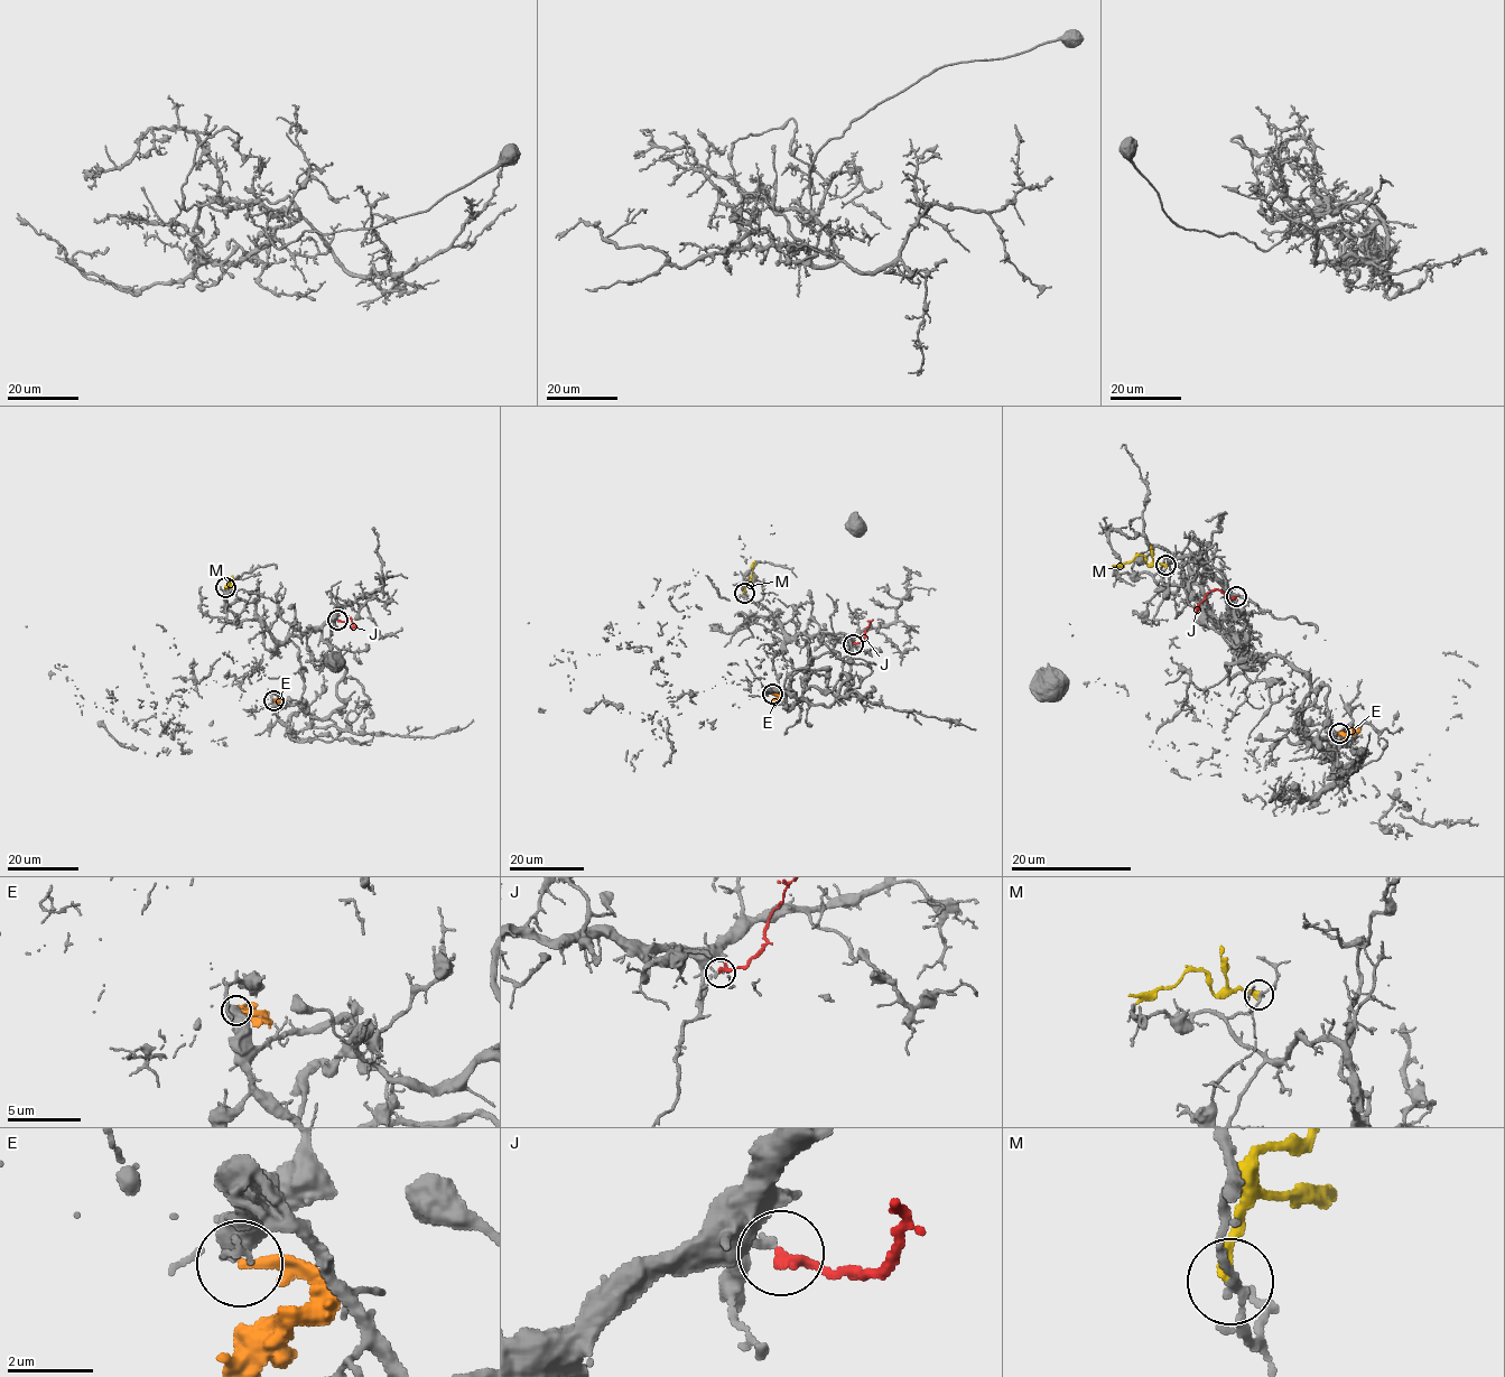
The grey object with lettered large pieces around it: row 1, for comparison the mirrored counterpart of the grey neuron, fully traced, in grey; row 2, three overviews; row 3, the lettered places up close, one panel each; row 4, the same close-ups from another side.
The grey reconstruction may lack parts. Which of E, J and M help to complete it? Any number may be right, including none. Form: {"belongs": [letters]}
{"belongs": []}

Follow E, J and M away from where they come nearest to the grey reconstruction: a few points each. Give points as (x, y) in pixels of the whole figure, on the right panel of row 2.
E: (1338, 733), (1348, 734), (1360, 728)
J: (1236, 596), (1229, 598), (1222, 591), (1213, 589), (1196, 612)
M: (1166, 566), (1149, 564), (1142, 556), (1112, 566)

